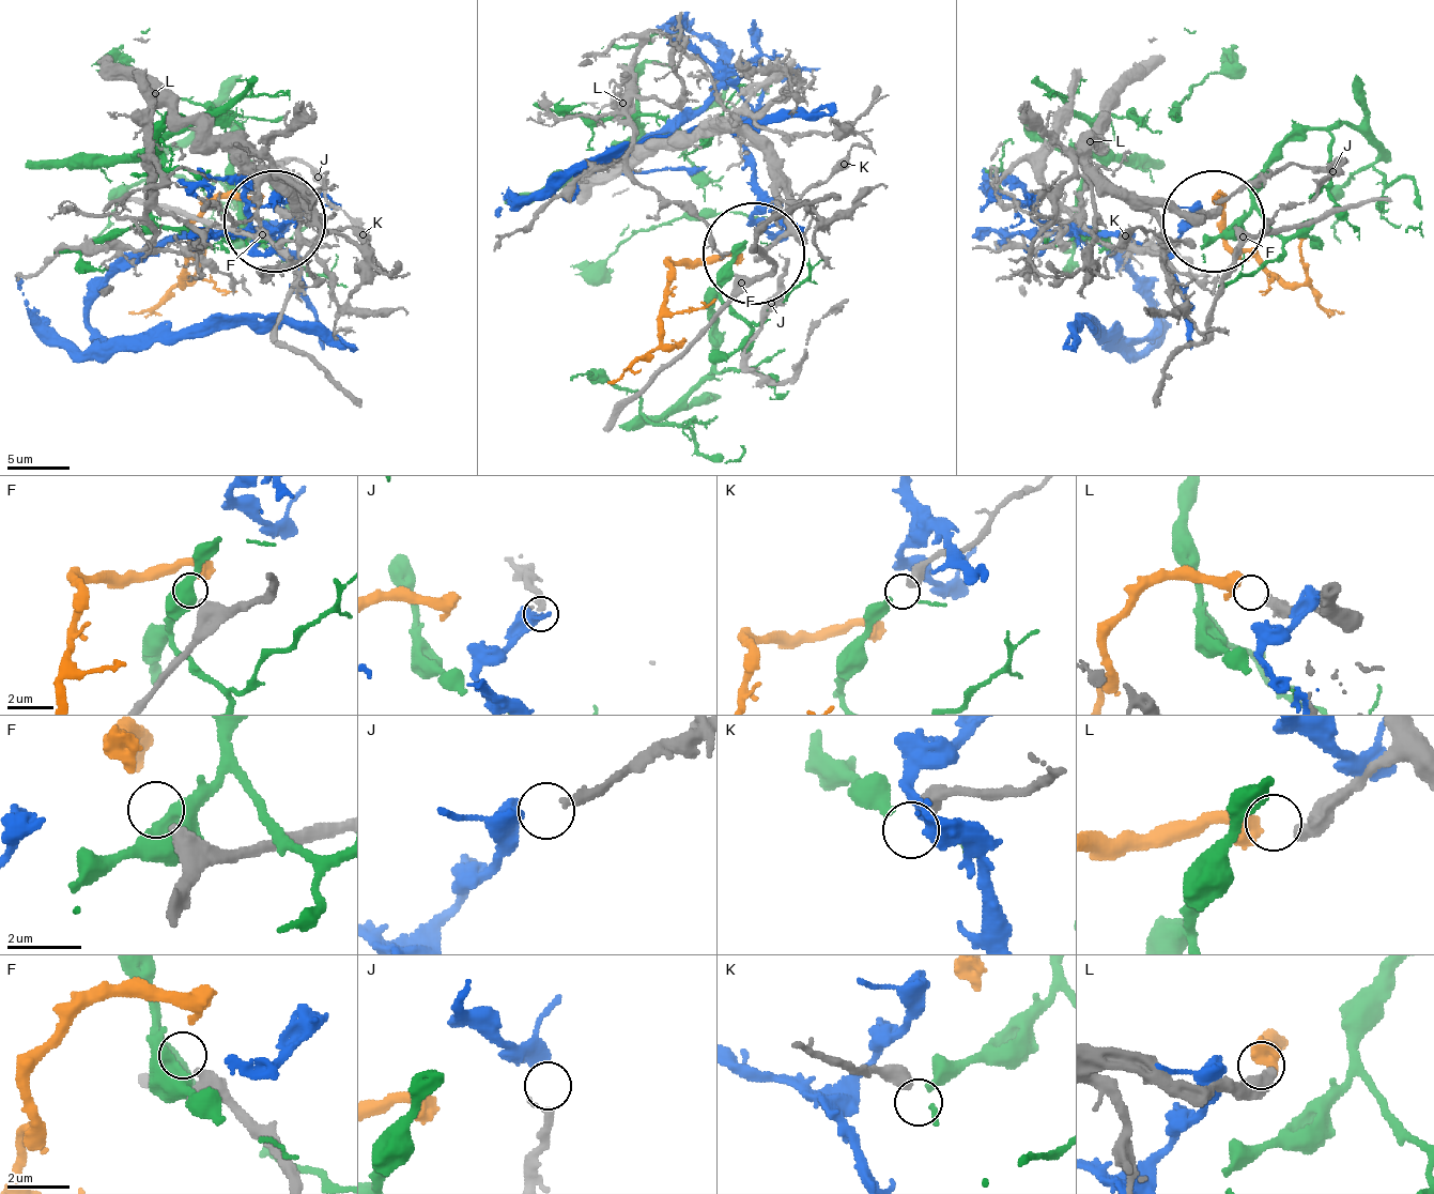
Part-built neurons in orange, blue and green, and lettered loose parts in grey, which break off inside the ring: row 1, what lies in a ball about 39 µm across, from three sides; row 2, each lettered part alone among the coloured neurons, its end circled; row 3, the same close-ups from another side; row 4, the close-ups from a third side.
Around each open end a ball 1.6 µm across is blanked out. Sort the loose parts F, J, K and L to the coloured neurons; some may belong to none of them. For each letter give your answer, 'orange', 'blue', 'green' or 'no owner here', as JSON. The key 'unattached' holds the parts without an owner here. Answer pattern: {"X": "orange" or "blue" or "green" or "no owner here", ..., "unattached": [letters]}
{"F": "no owner here", "J": "blue", "K": "green", "L": "orange", "unattached": ["F"]}

